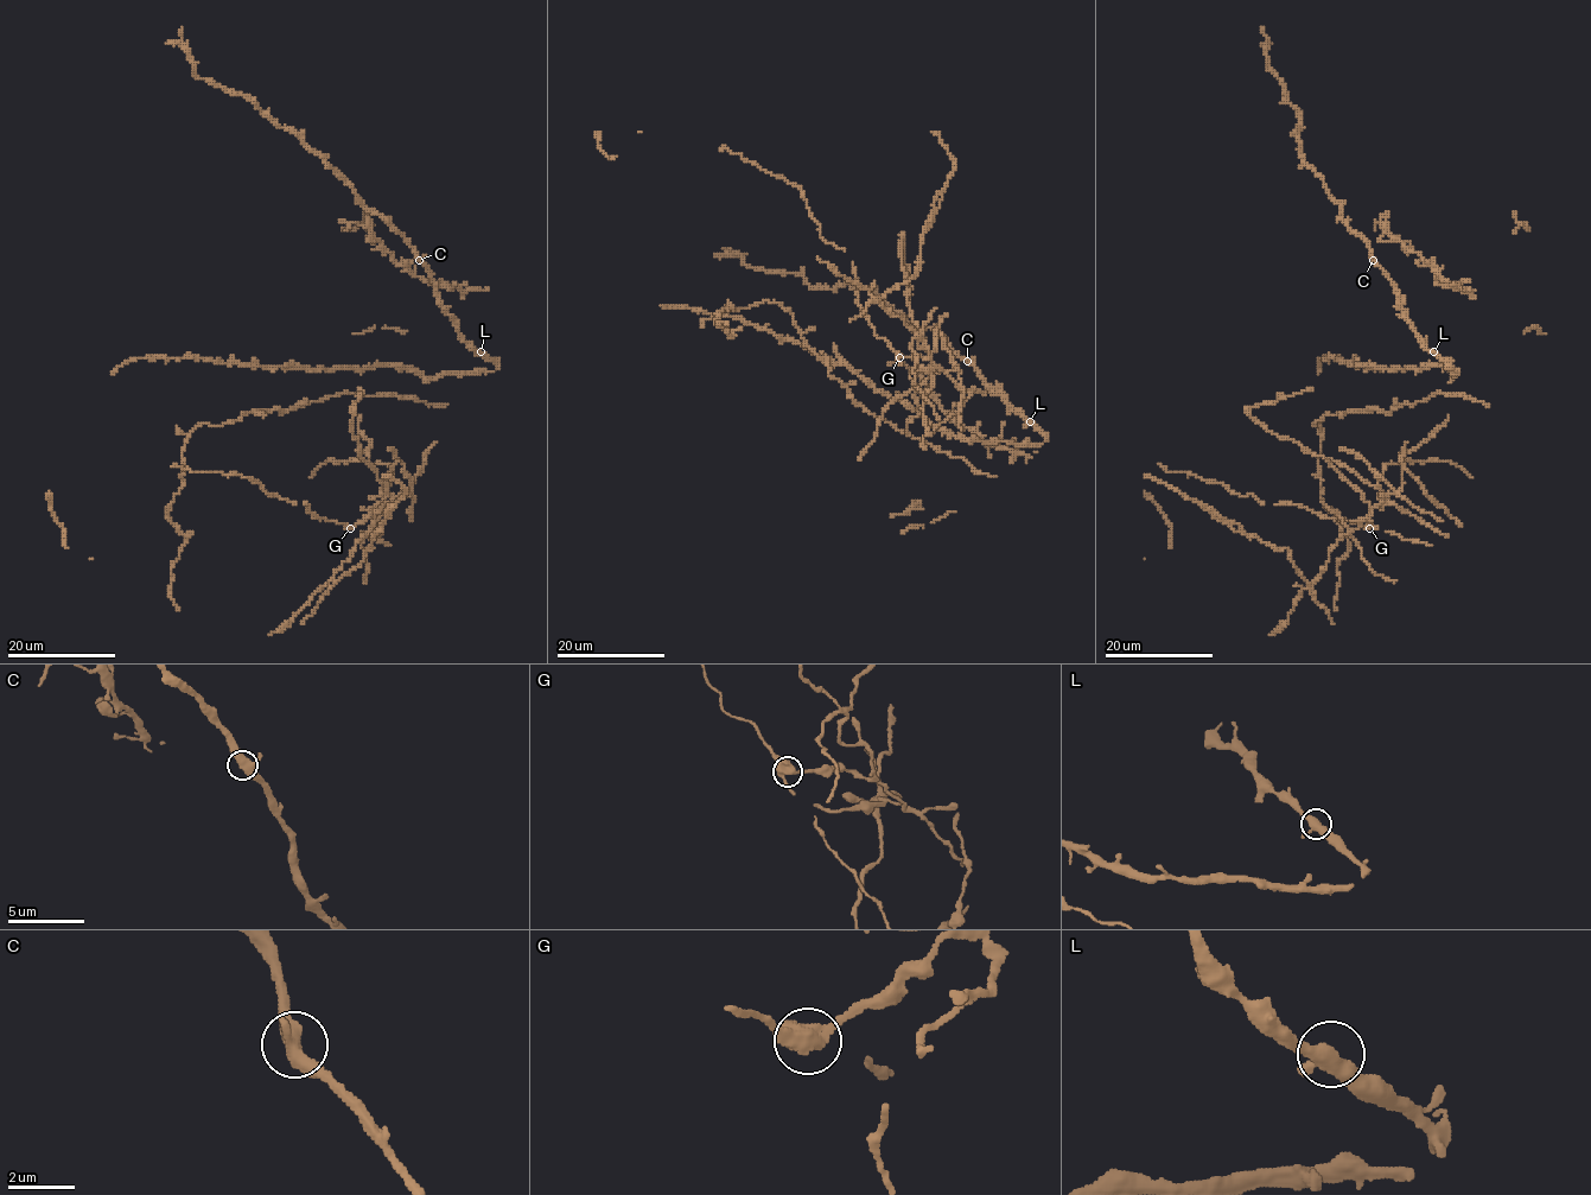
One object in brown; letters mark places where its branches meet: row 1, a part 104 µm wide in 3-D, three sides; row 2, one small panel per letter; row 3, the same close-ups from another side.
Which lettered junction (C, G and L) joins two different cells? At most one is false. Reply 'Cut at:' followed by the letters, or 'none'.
Cut at: G

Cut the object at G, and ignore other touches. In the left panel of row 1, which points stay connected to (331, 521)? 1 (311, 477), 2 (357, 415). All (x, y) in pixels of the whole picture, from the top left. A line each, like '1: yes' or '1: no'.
1: no
2: no

